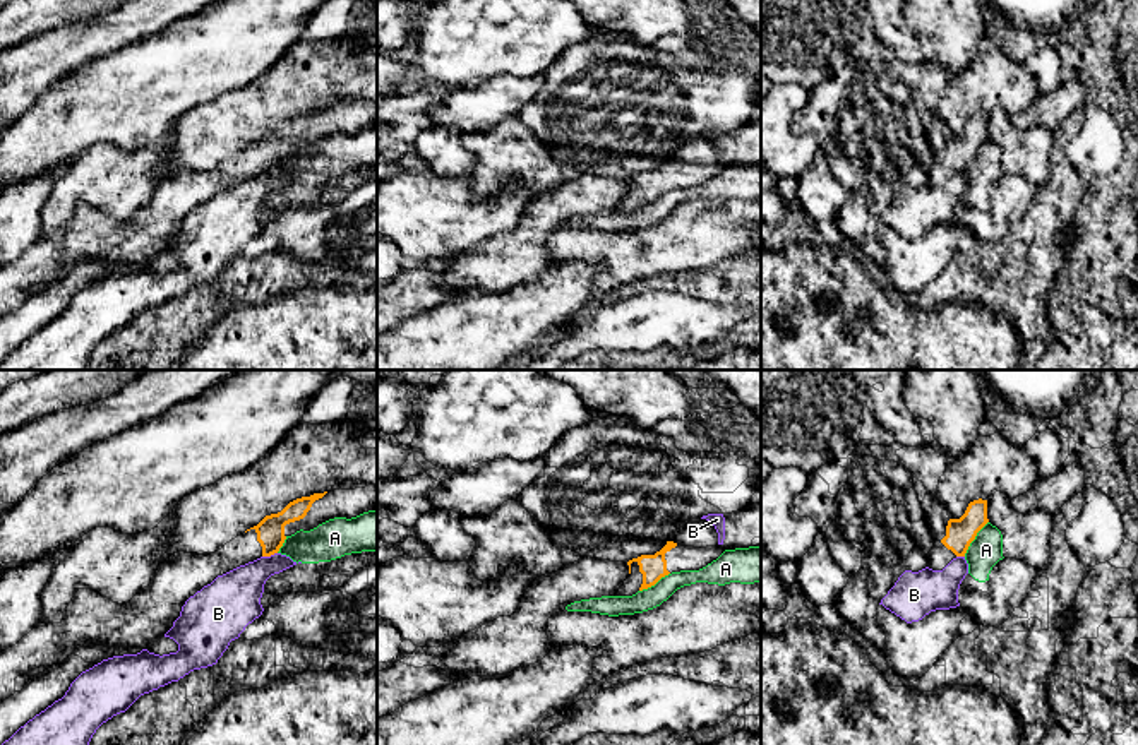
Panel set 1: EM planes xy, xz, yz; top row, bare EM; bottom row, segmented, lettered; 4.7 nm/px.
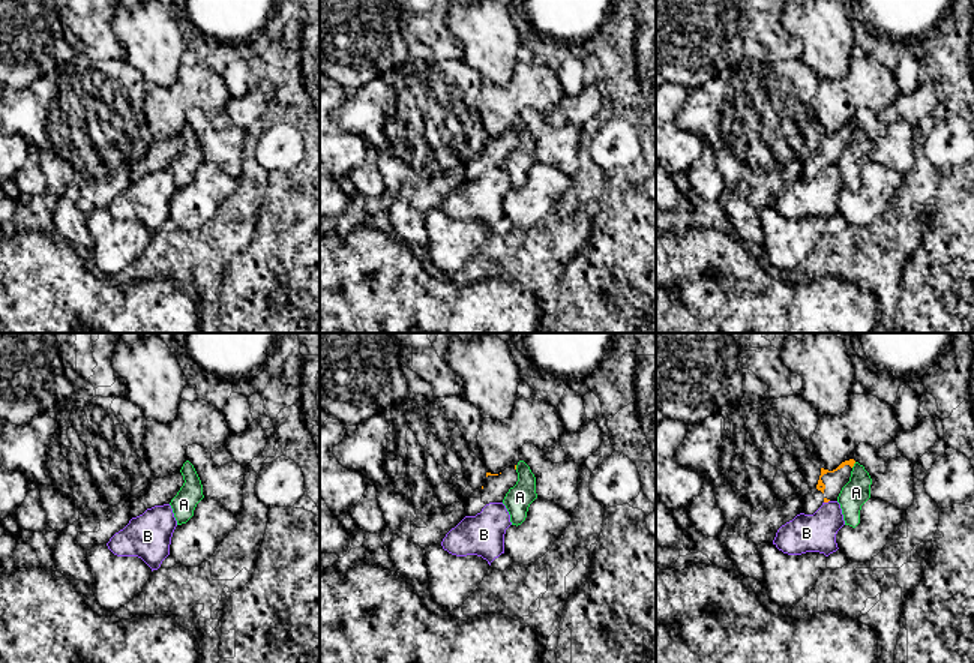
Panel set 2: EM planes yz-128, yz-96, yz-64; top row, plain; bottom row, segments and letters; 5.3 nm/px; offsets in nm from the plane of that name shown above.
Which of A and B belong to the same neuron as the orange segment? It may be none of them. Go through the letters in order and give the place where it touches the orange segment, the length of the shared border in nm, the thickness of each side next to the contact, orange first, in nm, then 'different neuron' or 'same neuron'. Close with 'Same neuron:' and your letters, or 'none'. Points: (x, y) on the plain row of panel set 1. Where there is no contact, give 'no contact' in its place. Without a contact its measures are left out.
A: contact yz (974, 154); length 200 nm; calibres 140 and 160 nm; different neuron
B: contact xy (269, 172); length 80 nm; calibres 130 and 240 nm; different neuron
Same neuron: none

